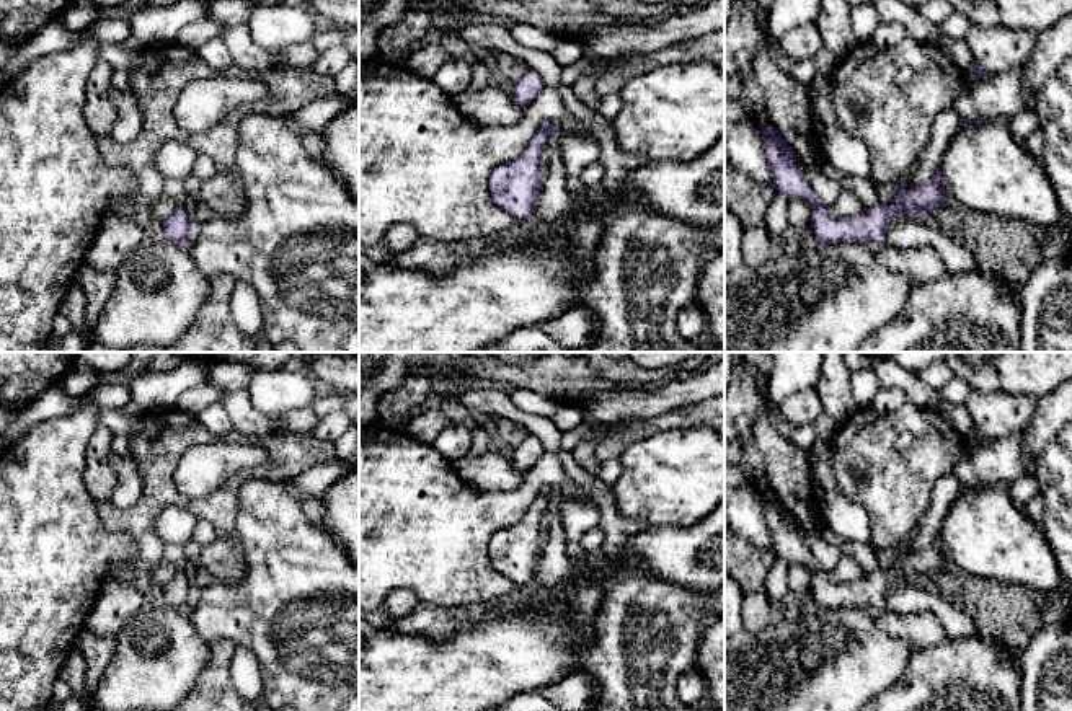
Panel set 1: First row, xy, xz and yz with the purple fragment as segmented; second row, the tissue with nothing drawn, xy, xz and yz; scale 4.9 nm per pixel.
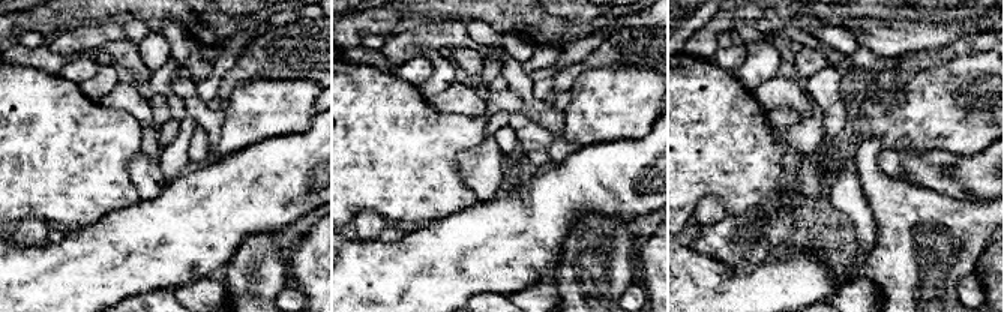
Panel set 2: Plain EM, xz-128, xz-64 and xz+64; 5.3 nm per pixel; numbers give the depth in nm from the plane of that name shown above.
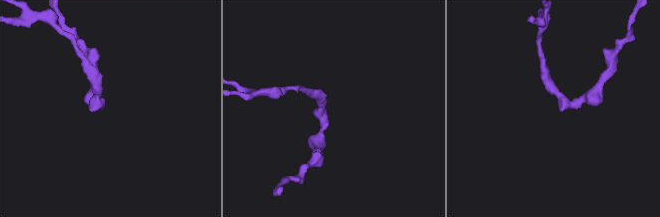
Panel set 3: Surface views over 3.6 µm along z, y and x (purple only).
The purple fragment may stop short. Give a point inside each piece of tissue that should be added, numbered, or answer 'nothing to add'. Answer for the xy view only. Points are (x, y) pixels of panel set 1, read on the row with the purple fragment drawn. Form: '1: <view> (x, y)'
nothing to add

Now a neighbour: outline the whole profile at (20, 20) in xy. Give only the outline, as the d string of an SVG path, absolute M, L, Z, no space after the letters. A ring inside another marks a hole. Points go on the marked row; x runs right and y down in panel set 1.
M0 0L0 41L21 46L73 0Z

